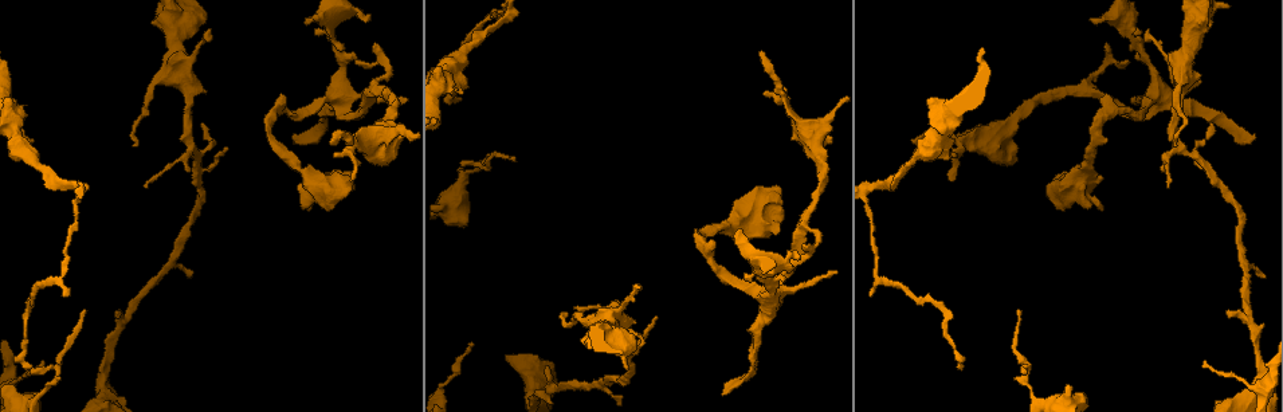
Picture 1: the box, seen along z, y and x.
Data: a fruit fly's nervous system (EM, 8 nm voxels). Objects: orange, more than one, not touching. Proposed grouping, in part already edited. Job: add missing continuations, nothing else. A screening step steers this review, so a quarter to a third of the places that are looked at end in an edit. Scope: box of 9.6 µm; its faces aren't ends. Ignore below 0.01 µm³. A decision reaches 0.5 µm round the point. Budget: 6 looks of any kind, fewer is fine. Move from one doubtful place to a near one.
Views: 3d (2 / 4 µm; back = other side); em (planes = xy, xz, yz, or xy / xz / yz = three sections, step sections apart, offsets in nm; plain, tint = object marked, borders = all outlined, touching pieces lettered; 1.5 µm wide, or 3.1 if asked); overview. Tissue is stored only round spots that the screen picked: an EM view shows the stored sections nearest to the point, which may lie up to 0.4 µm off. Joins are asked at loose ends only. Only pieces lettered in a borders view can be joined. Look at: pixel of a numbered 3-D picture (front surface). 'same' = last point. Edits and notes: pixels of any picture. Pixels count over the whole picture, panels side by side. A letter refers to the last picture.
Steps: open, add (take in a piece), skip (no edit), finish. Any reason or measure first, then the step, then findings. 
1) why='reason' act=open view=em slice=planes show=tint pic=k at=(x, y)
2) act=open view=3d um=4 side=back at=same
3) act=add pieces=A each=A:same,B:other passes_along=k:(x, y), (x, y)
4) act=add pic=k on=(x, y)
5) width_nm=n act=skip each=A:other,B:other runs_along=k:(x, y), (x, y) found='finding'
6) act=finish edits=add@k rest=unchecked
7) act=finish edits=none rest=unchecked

why='an open end' act=open view=em slice=planes show=tint pic=1 at=(1019, 310)

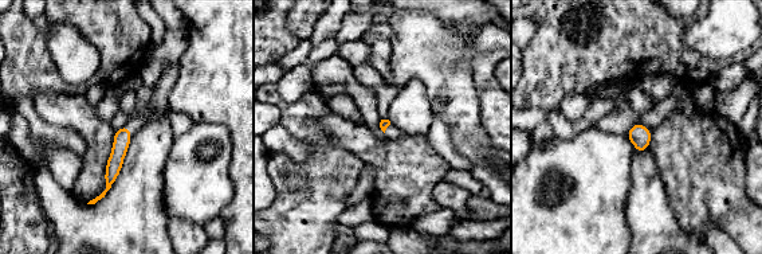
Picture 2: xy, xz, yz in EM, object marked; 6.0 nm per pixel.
why='see the neighbours' act=open view=em slice=planes show=borders at=same

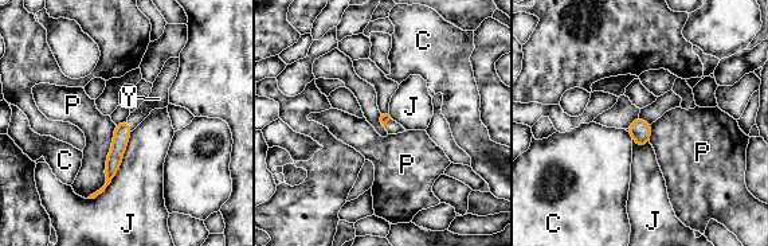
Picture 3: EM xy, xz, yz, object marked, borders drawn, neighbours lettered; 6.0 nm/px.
act=add pieces=Y each=C:other,J:other,P:other,Y:same found='the neuron continues'

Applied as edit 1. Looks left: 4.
act=open view=overview

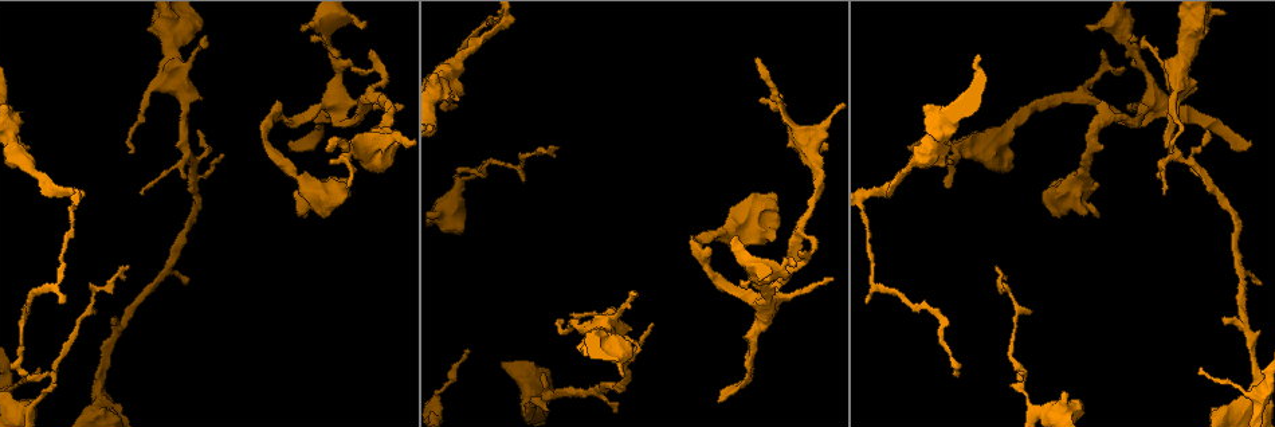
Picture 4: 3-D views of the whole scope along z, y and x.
why='free end' act=open view=3d um=2 pic=4 at=(1201, 373)

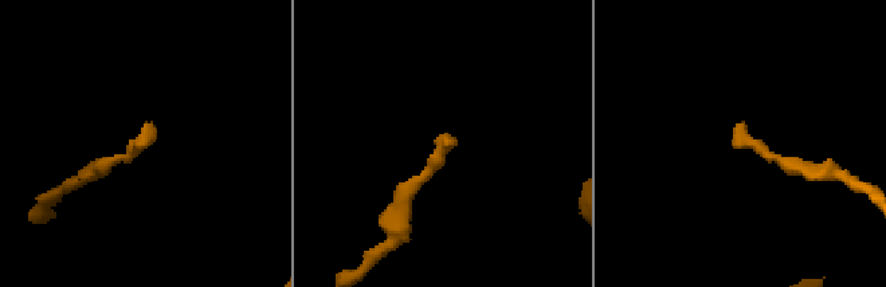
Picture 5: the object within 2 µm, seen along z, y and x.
act=open view=em slice=xy step=8 show=tint pic=5 at=(745, 134)

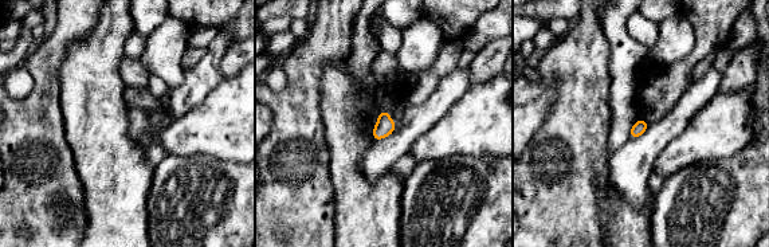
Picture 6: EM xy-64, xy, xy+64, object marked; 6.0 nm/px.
act=open view=em slice=planes show=borders at=same

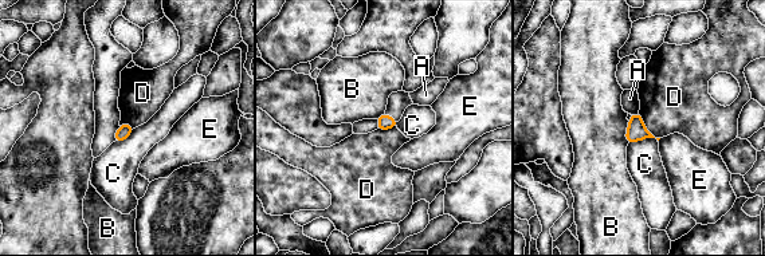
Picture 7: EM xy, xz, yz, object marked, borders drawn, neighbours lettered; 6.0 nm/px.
longest_contact=D:200nm act=skip each=A:other,B:other,C:other,D:other,E:other border=7:(639, 111), (643, 125), (659, 138) found='none of them fits'

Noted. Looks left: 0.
act=finish edits=add@3 rest=unchecked

